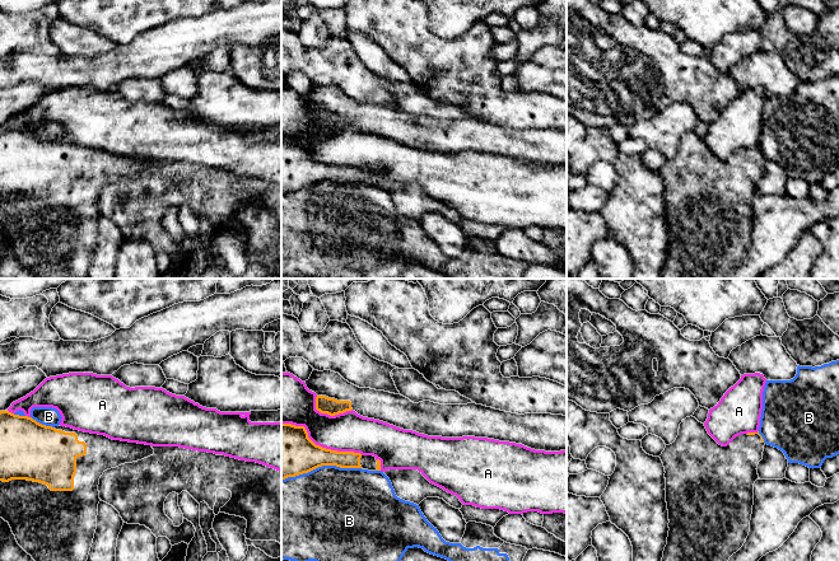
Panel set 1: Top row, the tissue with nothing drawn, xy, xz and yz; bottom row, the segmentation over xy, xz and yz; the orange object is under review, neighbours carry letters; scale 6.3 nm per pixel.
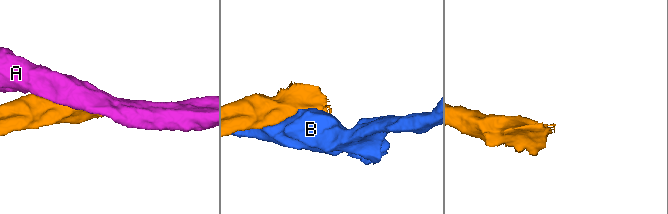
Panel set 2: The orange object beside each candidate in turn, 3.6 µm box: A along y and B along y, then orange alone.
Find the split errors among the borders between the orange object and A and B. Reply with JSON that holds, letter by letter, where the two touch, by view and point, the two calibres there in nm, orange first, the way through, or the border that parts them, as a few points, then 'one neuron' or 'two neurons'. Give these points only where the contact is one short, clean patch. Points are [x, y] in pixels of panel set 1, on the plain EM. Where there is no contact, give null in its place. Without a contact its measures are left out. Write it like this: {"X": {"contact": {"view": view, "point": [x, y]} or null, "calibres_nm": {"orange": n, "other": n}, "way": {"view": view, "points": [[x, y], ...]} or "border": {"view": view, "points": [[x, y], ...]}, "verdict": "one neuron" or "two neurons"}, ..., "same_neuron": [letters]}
{"A": {"contact": {"view": "xz", "point": [318, 160]}, "calibres_nm": {"orange": 340, "other": 260}, "verdict": "two neurons"}, "B": {"contact": {"view": "xz", "point": [321, 181]}, "calibres_nm": {"orange": 340, "other": 480}, "verdict": "two neurons"}, "same_neuron": []}

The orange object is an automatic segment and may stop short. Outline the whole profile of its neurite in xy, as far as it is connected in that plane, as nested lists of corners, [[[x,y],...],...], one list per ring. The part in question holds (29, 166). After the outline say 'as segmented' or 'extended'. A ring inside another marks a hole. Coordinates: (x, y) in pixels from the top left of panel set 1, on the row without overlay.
[[[0,126],[0,233],[9,238],[18,260],[32,271],[37,279],[87,279],[97,244],[99,214],[99,193],[104,186],[125,178],[132,178],[154,169],[152,160],[112,155],[104,150],[84,148],[66,141],[46,141],[32,132]]]; extended

